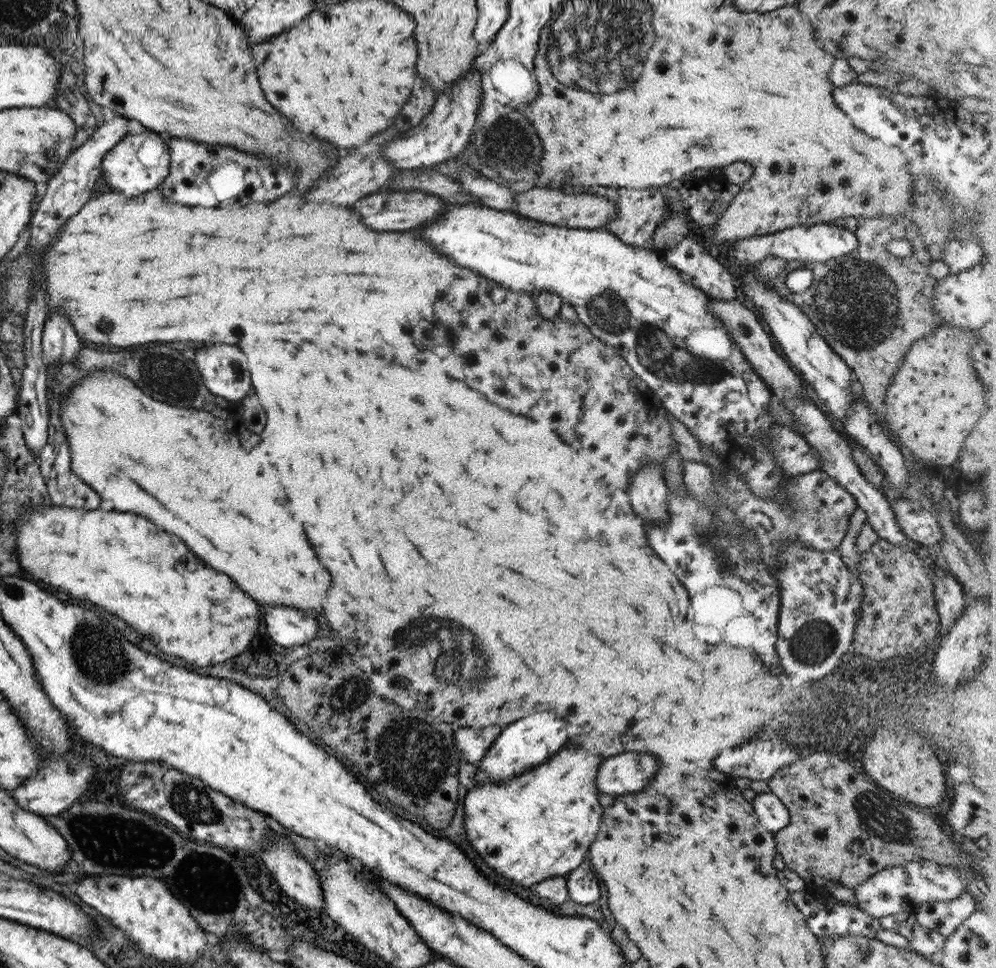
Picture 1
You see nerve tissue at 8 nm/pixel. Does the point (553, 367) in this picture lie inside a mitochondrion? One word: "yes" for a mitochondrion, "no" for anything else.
no

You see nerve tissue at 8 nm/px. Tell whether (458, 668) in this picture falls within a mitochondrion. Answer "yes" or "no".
yes

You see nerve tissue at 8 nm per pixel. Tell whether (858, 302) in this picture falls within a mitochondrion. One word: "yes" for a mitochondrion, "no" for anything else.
yes

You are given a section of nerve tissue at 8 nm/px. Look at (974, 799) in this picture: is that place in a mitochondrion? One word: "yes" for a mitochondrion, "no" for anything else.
no

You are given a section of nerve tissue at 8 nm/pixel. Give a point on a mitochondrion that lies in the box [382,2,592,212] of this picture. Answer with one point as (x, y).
(507, 141)

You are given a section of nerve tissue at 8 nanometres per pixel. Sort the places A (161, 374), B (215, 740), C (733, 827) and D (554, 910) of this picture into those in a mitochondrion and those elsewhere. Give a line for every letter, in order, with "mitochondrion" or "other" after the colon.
A: mitochondrion
B: other
C: other
D: other

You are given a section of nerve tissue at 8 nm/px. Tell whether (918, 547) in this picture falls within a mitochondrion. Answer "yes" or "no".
no

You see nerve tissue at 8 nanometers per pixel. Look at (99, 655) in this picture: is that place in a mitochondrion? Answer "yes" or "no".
yes

